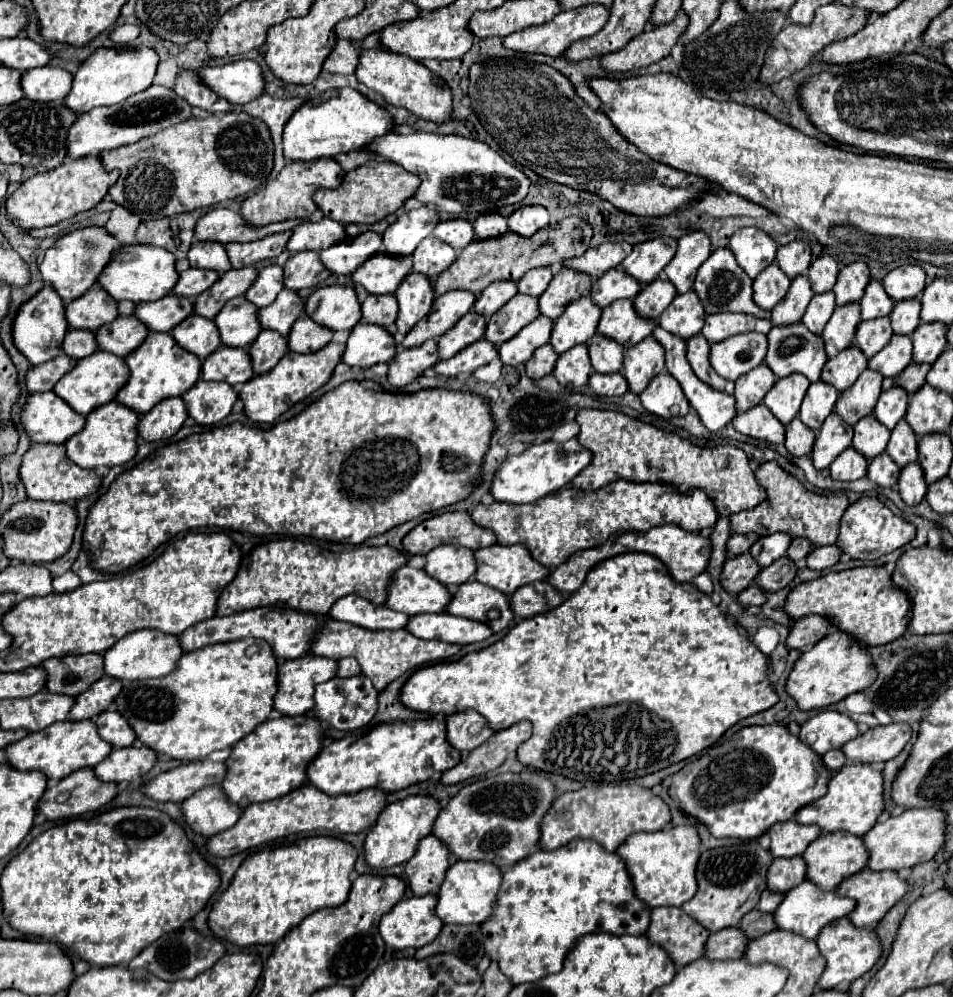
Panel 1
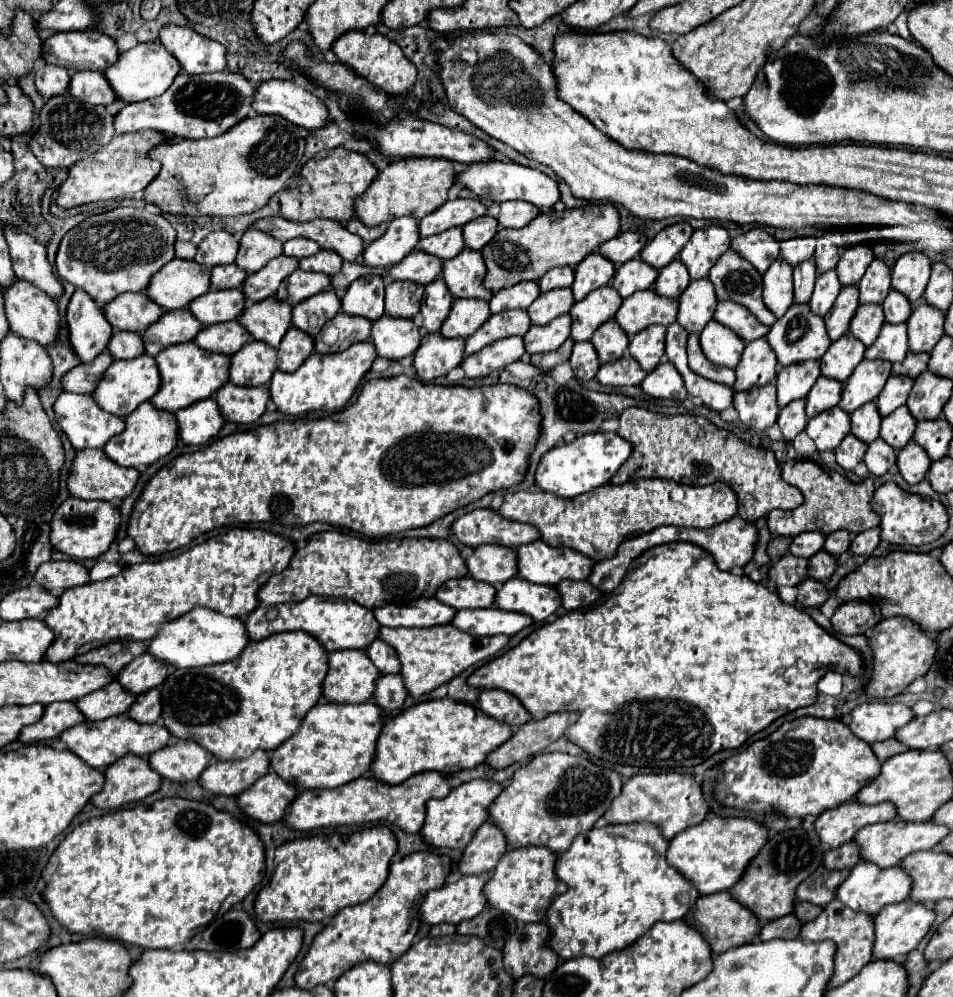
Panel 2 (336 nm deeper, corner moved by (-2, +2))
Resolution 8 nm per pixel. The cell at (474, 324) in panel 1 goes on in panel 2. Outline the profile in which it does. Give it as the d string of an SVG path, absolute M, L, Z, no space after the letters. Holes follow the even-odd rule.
M512 309L512 311L496 313L486 321L486 325L484 325L484 329L480 329L480 333L474 333L472 337L466 339L464 355L472 355L502 337L524 335L528 329L530 329L530 317L526 311Z

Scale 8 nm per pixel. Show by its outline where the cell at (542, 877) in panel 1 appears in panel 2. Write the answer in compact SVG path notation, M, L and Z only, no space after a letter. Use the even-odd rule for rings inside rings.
M646 823L602 825L590 829L588 833L580 833L580 837L572 841L570 849L556 859L556 877L568 885L568 891L552 897L552 905L548 907L546 925L550 929L550 937L546 947L562 961L582 955L598 959L632 945L658 921L682 919L700 893L668 865L666 847L668 841L660 835L660 829Z

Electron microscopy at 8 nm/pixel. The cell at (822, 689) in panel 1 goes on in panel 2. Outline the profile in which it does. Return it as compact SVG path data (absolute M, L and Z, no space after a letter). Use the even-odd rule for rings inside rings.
M904 617L882 619L872 629L868 643L872 647L872 673L864 685L864 693L874 699L888 699L898 695L900 689L908 687L914 679L922 677L930 669L936 653L936 641L926 637L926 633L922 633L916 625L912 625L910 619Z

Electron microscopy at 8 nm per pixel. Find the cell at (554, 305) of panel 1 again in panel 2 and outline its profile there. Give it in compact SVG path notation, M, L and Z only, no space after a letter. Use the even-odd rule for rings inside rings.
M600 253L584 257L584 261L580 261L580 265L574 269L574 283L572 283L574 301L580 301L590 291L606 285L612 277L614 277L612 261L604 259Z

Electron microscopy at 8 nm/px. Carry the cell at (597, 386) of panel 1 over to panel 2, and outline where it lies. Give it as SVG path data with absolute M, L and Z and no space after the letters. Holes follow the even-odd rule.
M626 353L616 363L600 365L598 369L598 383L610 385L610 387L622 387L622 385L640 385L646 377L646 371Z

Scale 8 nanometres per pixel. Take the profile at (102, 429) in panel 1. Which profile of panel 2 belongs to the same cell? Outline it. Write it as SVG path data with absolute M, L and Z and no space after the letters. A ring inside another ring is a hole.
M146 401L126 417L124 433L120 433L120 437L112 437L112 441L108 441L108 445L102 451L122 467L140 467L140 465L152 465L154 461L168 455L174 449L176 439L178 439L178 425L174 413L160 411Z

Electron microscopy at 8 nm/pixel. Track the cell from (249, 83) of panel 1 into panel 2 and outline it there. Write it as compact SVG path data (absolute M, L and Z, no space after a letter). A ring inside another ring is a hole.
M284 79L262 81L256 87L252 109L262 115L280 115L304 129L318 129L328 119L328 109L320 97Z

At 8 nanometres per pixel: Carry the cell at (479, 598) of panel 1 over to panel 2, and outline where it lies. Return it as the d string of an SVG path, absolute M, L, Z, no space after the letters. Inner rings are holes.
M514 577L502 583L502 587L496 593L494 607L502 611L528 615L534 623L540 623L560 607L560 595L556 587L536 585Z

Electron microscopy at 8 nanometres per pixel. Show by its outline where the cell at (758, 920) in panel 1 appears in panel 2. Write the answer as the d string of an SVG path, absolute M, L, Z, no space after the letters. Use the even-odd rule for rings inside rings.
M796 903L794 905L794 915L802 921L802 923L808 923L810 919L816 919L820 915L822 907L820 905L814 905L814 903Z

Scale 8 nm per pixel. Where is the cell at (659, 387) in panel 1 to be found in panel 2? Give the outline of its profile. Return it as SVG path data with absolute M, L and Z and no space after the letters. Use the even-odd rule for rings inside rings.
M668 361L660 363L652 373L648 373L640 387L646 395L656 397L656 399L682 401L686 397L686 387L684 387L682 377L676 371L676 367L672 367L672 363L668 363Z

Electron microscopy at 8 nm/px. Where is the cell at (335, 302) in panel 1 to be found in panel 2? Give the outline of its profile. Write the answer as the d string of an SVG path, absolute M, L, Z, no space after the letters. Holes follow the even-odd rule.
M366 275L356 279L342 297L342 311L374 311L374 313L350 313L376 321L384 315L384 281L378 275Z

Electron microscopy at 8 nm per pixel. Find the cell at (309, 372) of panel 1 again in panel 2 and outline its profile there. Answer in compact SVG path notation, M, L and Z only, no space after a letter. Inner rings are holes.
M370 341L356 343L348 347L346 351L332 353L332 355L312 353L294 373L284 373L284 371L274 373L274 377L270 379L270 387L268 387L270 397L276 409L284 415L300 415L300 413L314 411L314 409L338 411L348 403L348 399L354 393L354 387L364 377L364 373L370 369L374 357L376 357L376 351L372 349Z

